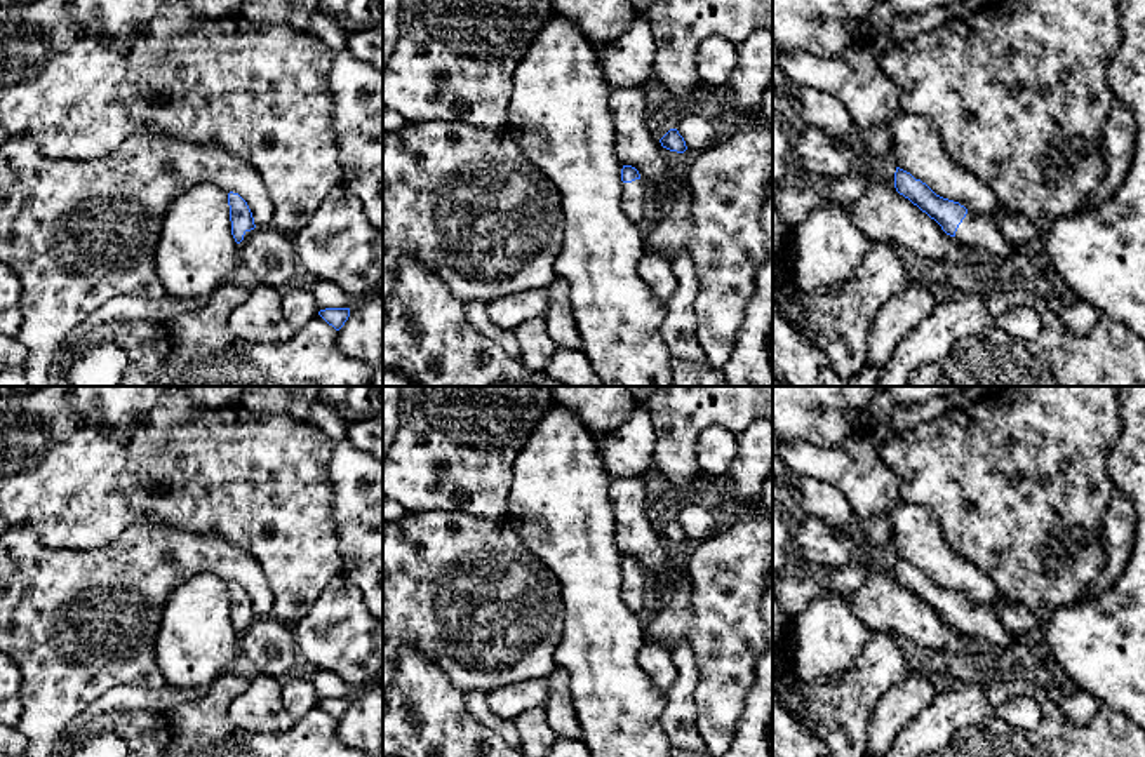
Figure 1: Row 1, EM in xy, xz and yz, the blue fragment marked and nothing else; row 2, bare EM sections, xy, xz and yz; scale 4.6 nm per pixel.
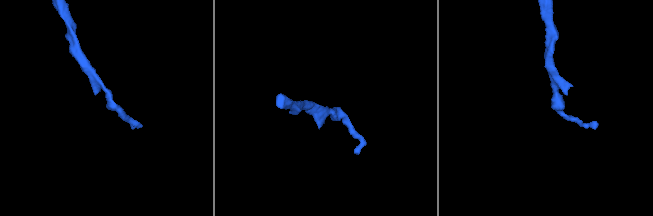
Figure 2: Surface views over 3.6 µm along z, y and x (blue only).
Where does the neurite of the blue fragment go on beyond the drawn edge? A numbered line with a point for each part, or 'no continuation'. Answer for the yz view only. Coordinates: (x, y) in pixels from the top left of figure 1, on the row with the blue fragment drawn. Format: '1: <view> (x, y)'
1: yz (980, 235)

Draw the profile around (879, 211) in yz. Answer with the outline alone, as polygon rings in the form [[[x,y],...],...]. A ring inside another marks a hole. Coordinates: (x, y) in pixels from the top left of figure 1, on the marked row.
[[[868,172],[863,191],[846,202],[860,231],[872,244],[901,245],[941,265],[981,265],[980,256],[947,235],[941,226],[900,195],[884,179]]]

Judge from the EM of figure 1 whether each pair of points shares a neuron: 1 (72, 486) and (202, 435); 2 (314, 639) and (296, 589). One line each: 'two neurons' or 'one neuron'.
1: one neuron
2: two neurons

